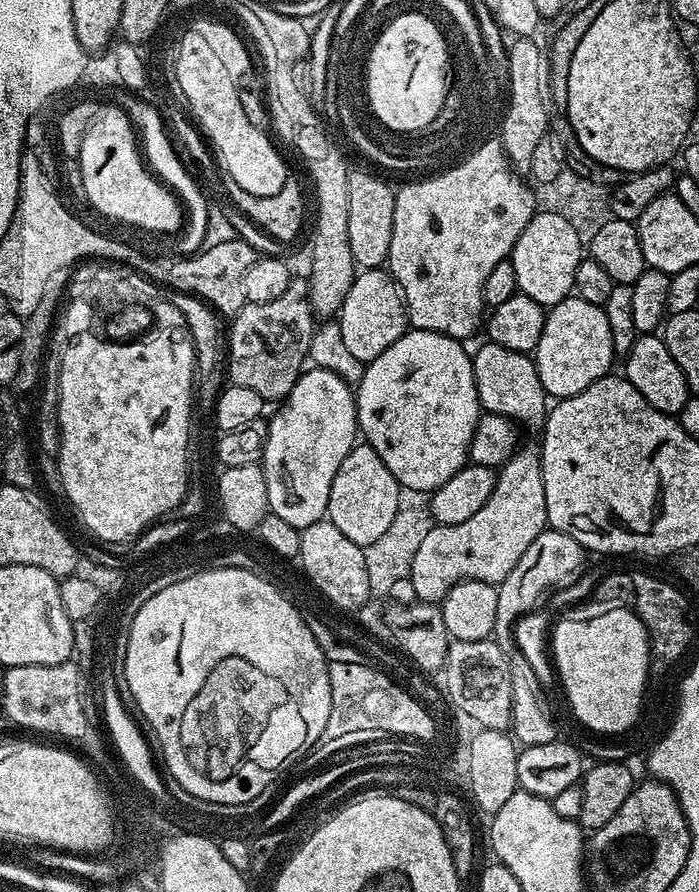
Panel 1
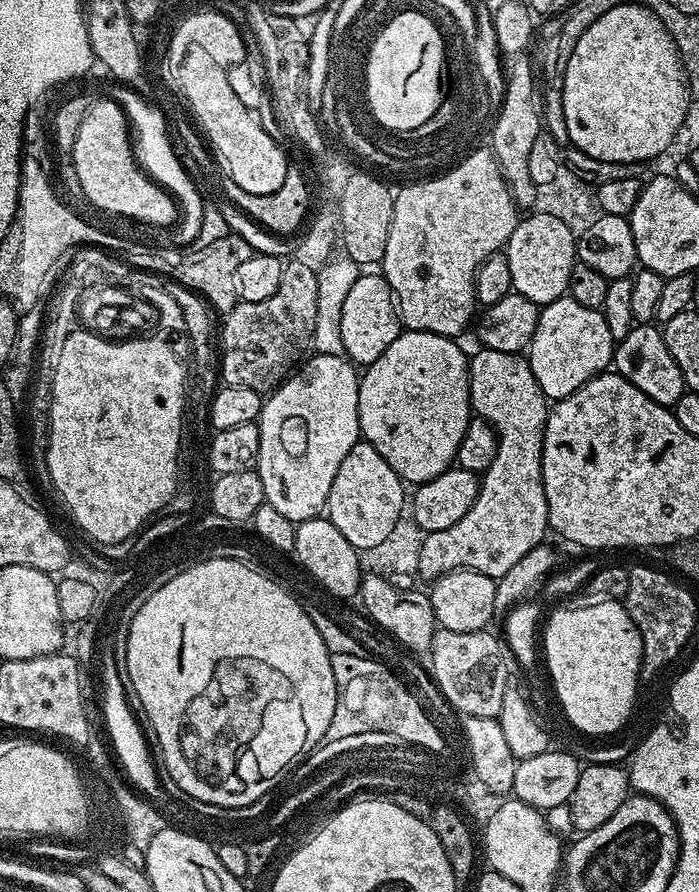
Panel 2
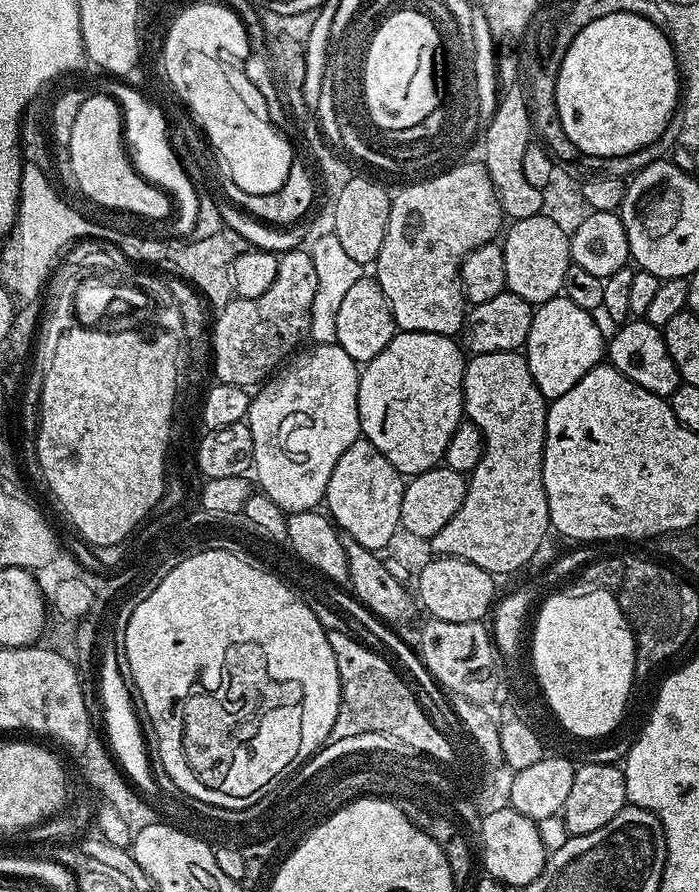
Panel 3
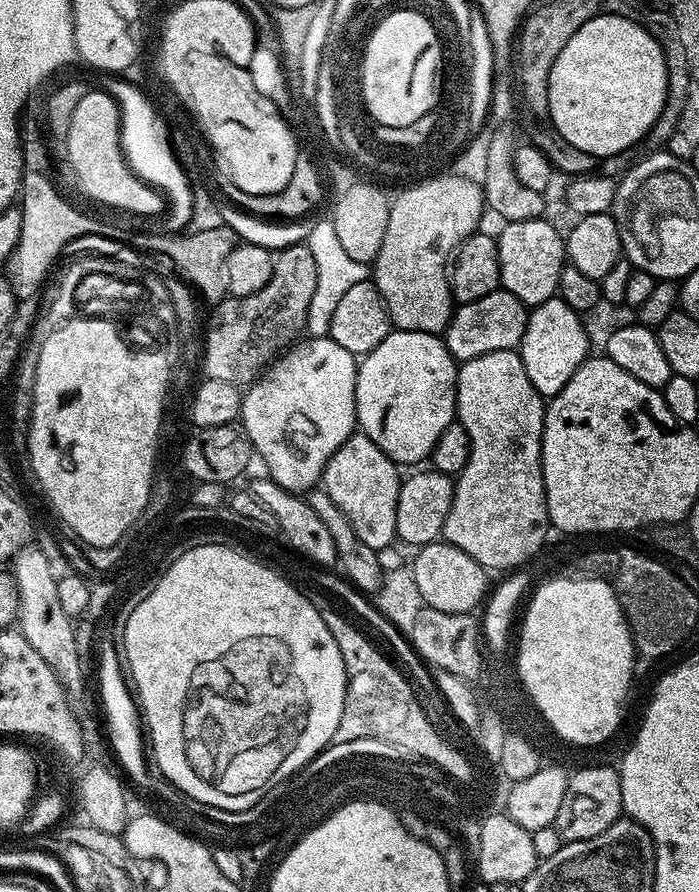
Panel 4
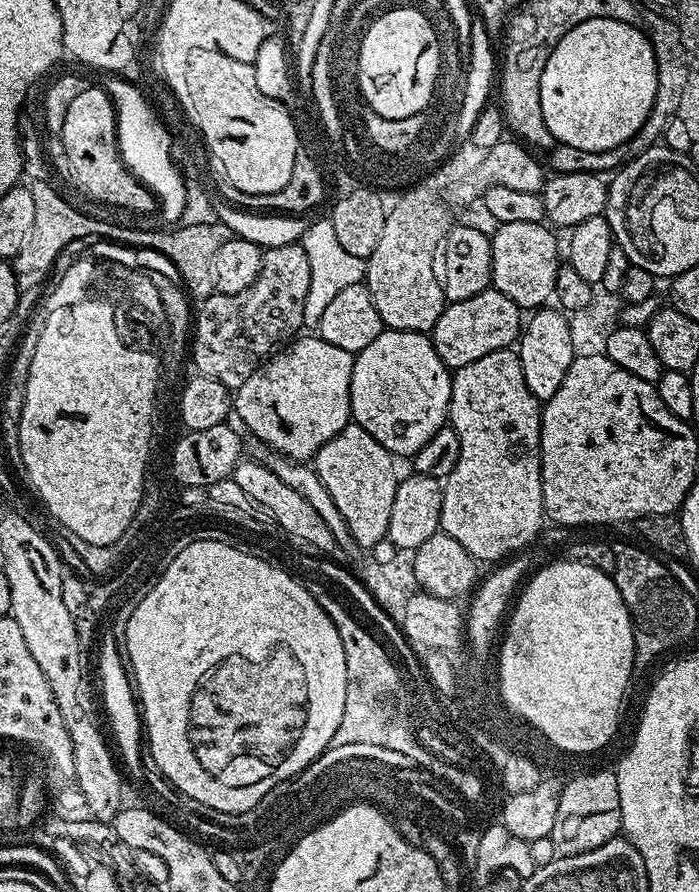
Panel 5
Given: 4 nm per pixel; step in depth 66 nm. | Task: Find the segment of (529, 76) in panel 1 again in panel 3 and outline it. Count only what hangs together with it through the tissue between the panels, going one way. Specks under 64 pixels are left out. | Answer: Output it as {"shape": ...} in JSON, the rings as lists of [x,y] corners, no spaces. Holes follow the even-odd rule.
{"shape":[[[508,92],[503,93],[496,111],[491,115],[491,120],[482,132],[484,140],[484,157],[482,163],[492,185],[496,191],[496,197],[500,203],[500,211],[509,221],[515,222],[522,218],[534,218],[544,211],[544,194],[541,189],[530,186],[526,182],[524,173],[524,155],[528,145],[533,143],[534,131],[532,117],[530,115],[530,104],[525,93]]]}

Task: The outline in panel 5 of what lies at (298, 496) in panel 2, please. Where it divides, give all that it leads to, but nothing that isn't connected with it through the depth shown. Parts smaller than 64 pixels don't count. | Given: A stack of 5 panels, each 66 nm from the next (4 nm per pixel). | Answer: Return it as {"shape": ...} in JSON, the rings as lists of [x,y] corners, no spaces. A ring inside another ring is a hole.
{"shape":[[[313,336],[313,338],[302,338],[299,337],[295,339],[289,347],[290,349],[283,349],[278,353],[270,356],[263,364],[256,368],[254,374],[250,376],[242,384],[240,388],[235,389],[232,401],[233,401],[233,411],[235,415],[239,415],[241,420],[244,422],[245,426],[252,432],[250,433],[255,439],[258,439],[271,447],[272,450],[276,450],[281,454],[290,457],[293,460],[299,461],[309,461],[313,459],[316,455],[318,449],[320,449],[325,442],[329,441],[330,438],[336,437],[345,426],[351,421],[351,404],[349,402],[349,384],[350,378],[353,374],[353,353],[346,350],[342,350],[341,347],[334,346],[332,343],[326,342],[319,336]]]}

